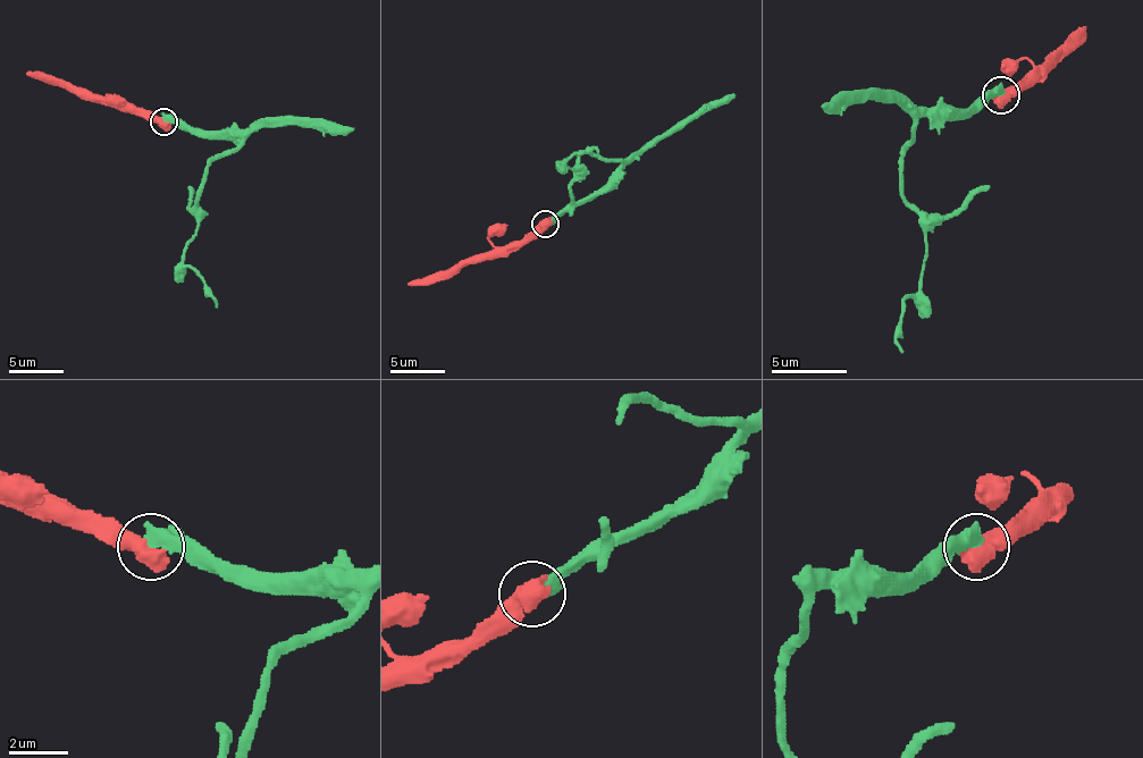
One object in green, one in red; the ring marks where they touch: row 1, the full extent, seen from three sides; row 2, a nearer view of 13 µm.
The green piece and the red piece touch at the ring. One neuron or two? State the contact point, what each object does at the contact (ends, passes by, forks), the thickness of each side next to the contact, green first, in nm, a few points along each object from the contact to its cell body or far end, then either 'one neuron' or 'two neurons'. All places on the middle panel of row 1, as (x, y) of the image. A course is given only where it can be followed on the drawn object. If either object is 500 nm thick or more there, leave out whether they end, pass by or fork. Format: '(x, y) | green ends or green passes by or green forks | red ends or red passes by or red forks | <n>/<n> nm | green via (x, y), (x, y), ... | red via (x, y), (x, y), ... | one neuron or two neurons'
(545, 224) | 500/750 nm | green via (545, 225), (594, 198), (621, 162), (588, 153), (577, 170), (563, 162), (594, 149), (598, 153) | red via (545, 225), (522, 241), (473, 254), (447, 270), (409, 284) | two neurons

